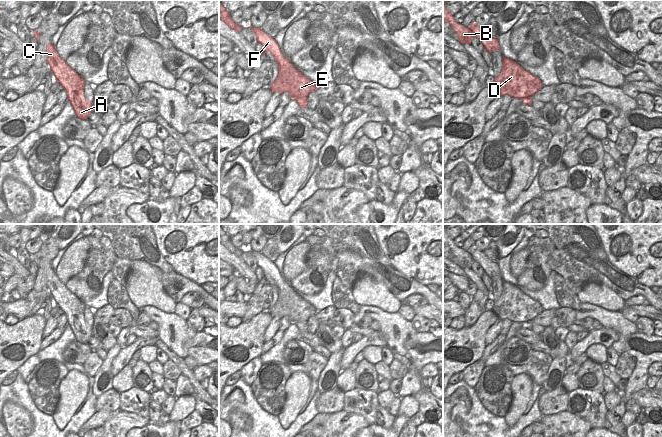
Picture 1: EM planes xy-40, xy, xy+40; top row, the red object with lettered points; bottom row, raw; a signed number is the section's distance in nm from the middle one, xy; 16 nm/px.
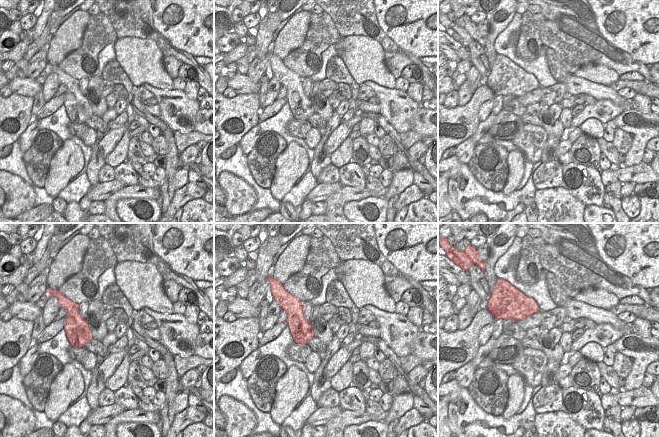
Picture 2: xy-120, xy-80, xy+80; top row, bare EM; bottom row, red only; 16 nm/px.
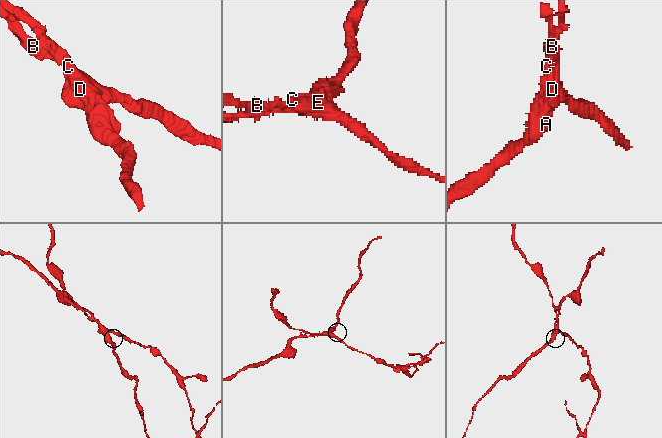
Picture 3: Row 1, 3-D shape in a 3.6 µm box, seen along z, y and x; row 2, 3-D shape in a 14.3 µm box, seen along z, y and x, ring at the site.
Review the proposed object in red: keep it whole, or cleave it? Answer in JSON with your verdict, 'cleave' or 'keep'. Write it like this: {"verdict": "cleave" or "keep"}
{"verdict": "cleave"}

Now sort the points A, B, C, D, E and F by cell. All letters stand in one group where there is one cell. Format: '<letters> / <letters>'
A C F / B D E

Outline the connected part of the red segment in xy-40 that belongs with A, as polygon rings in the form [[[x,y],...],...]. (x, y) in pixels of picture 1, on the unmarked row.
[[[80,314],[77,318],[73,319],[72,323],[69,323],[75,340],[79,343],[86,344],[89,338],[92,336],[92,327],[89,326],[84,319],[84,314]]]

